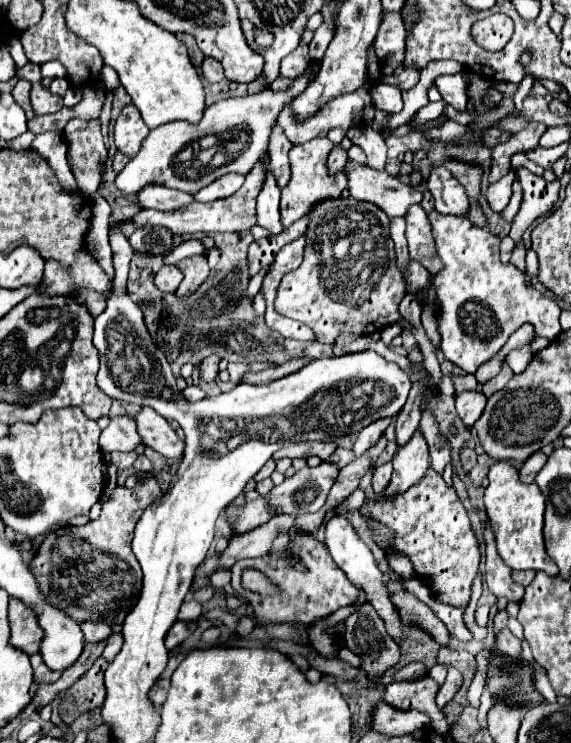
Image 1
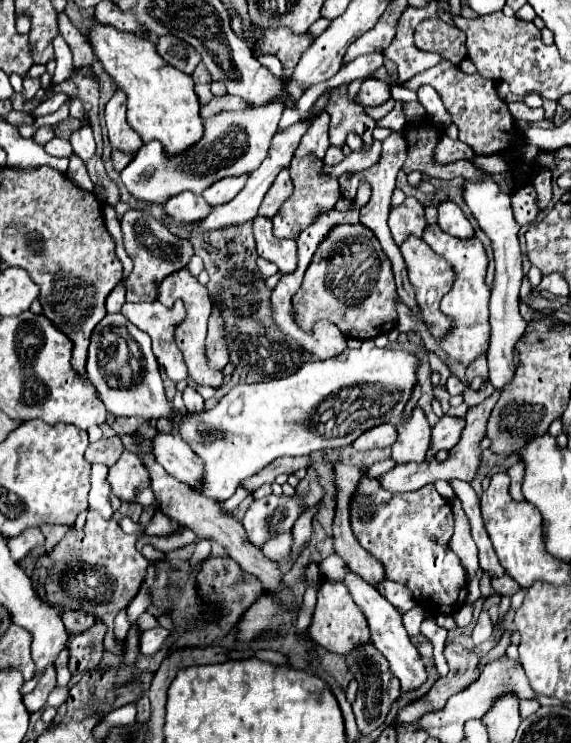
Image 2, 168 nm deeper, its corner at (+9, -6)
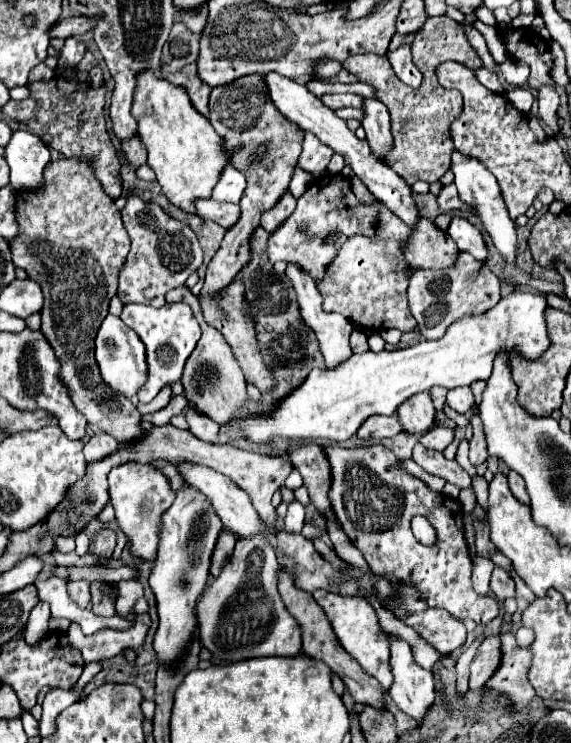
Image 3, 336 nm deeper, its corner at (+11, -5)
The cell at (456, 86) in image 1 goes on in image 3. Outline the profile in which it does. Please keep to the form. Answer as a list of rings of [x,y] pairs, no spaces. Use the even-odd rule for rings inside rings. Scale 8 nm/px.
[[[403,44],[399,46],[397,50],[391,50],[387,54],[391,66],[393,66],[393,72],[397,74],[397,78],[401,82],[405,82],[407,86],[413,86],[413,88],[419,88],[421,86],[421,72],[415,68],[415,64],[411,62],[411,46],[409,44]]]

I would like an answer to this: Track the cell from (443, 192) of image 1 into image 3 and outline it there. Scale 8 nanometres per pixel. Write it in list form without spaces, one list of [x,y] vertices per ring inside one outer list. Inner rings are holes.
[[[455,216],[447,232],[455,240],[459,250],[469,252],[479,262],[487,262],[489,252],[487,252],[487,244],[483,240],[483,234],[469,220]]]

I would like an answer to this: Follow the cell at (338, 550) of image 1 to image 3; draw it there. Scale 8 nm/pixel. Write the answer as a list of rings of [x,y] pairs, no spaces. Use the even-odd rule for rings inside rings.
[[[391,636],[391,668],[395,682],[389,690],[393,702],[409,714],[417,724],[423,724],[425,714],[435,702],[433,672],[421,668],[413,660],[409,644],[397,636]]]

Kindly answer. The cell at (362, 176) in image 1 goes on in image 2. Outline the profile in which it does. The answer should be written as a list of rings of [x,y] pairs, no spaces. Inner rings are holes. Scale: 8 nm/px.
[[[407,197],[399,207],[391,207],[389,229],[397,245],[401,245],[407,235],[421,237],[425,227],[427,223],[423,215],[423,205],[415,197]]]

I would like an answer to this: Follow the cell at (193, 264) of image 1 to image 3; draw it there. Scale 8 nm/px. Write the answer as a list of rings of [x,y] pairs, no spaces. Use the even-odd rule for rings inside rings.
[[[179,286],[167,292],[167,302],[185,302],[191,306],[203,334],[201,340],[197,342],[197,348],[193,350],[193,354],[189,356],[187,364],[185,364],[185,372],[181,376],[181,384],[183,384],[183,394],[189,402],[191,408],[197,408],[197,412],[209,416],[213,422],[217,422],[219,426],[227,426],[231,420],[235,420],[237,416],[247,416],[247,380],[241,372],[241,366],[237,364],[227,340],[221,336],[221,332],[217,332],[215,328],[211,328],[209,324],[205,324],[203,314],[201,314],[201,306],[199,306],[199,298],[193,296],[189,292],[187,286]]]

